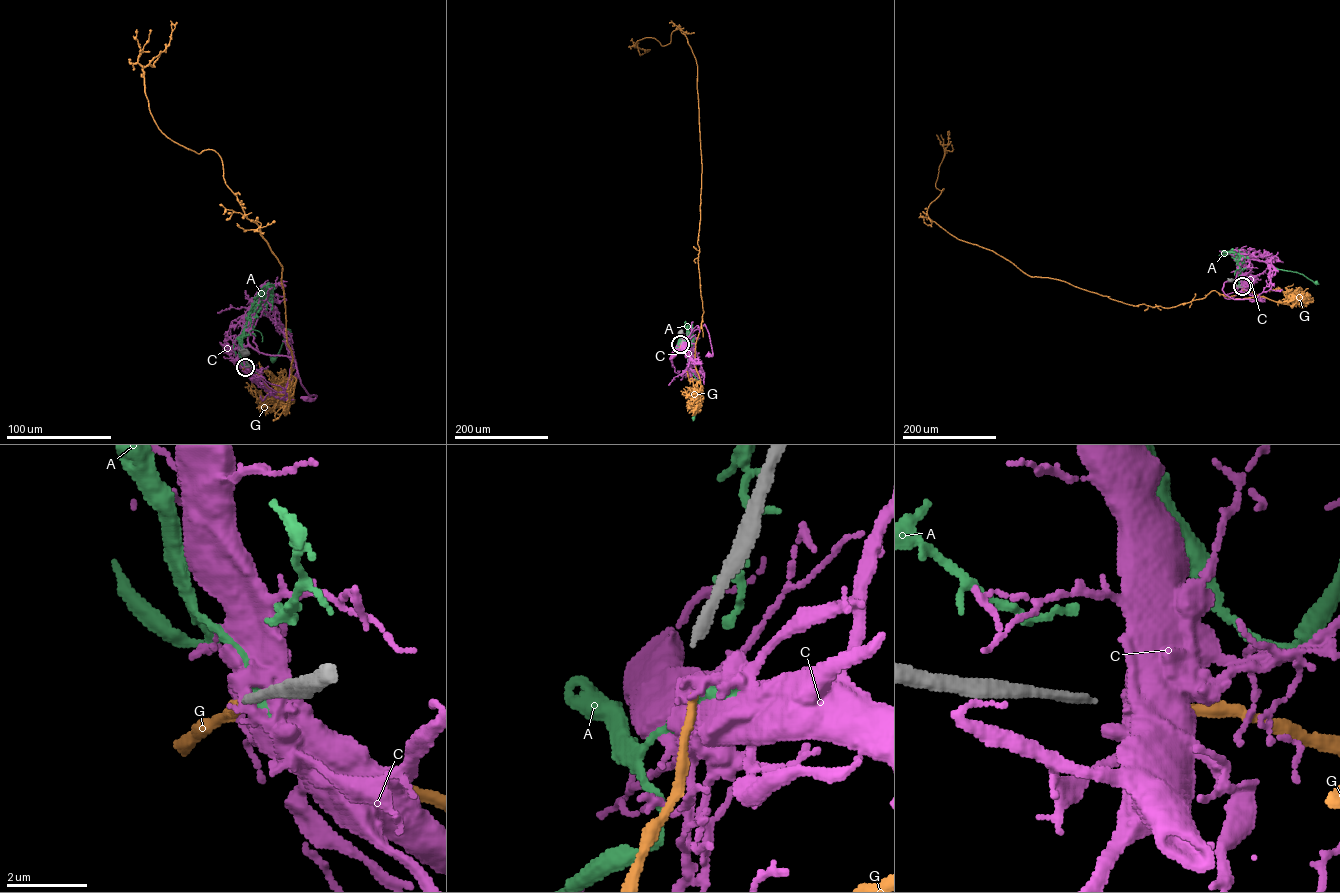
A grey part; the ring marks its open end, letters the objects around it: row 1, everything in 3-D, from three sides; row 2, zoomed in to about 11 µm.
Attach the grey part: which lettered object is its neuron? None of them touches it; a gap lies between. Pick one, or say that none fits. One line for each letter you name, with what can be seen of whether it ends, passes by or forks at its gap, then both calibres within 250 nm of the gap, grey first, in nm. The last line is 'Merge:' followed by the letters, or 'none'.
Merge: none

